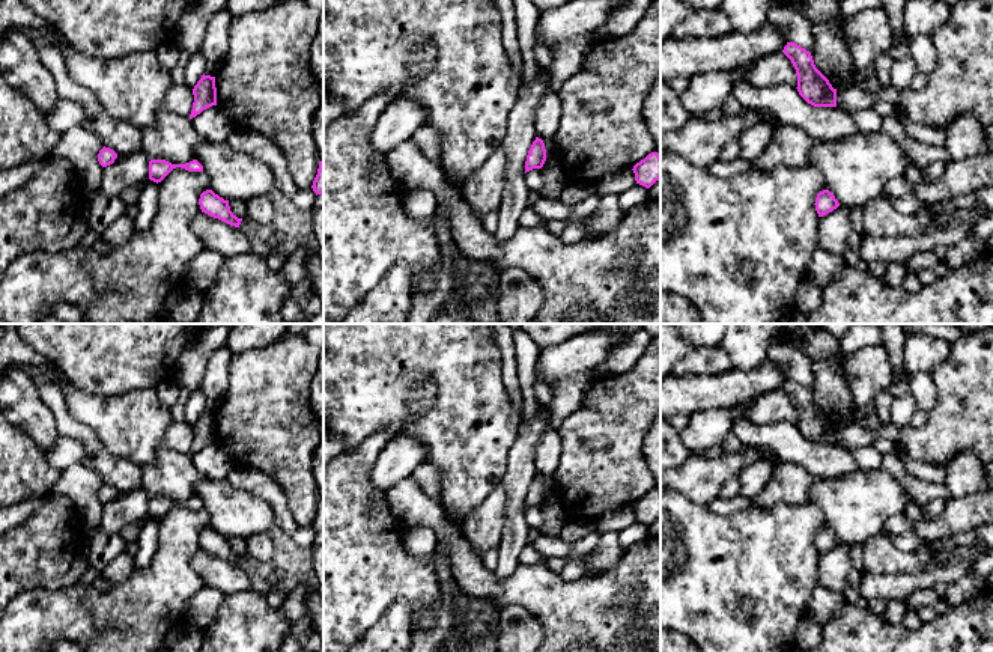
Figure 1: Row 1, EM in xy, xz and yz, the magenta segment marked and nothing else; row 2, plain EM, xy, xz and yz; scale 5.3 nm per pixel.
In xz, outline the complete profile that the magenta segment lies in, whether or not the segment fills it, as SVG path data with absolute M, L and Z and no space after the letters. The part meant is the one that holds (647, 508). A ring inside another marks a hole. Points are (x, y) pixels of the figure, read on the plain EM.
M657 489L648 491L644 497L633 503L636 521L650 526L660 516L660 492Z

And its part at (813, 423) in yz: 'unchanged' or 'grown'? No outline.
unchanged

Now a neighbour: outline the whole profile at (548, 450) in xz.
M549 405L540 407L542 420L545 423L543 435L536 447L534 467L537 474L543 477L546 486L546 498L543 503L560 503L560 488L555 482L555 471L561 456L561 438L552 428Z

